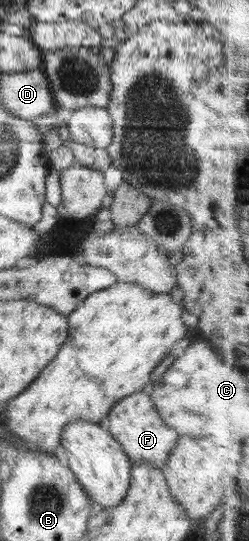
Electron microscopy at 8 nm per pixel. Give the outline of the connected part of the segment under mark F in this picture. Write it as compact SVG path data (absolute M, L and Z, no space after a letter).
M136 391L116 402L110 409L104 425L114 439L122 445L122 450L130 459L130 466L146 464L164 469L170 451L176 446L179 437L174 428L164 423L162 417L158 415L151 396L144 391Z

